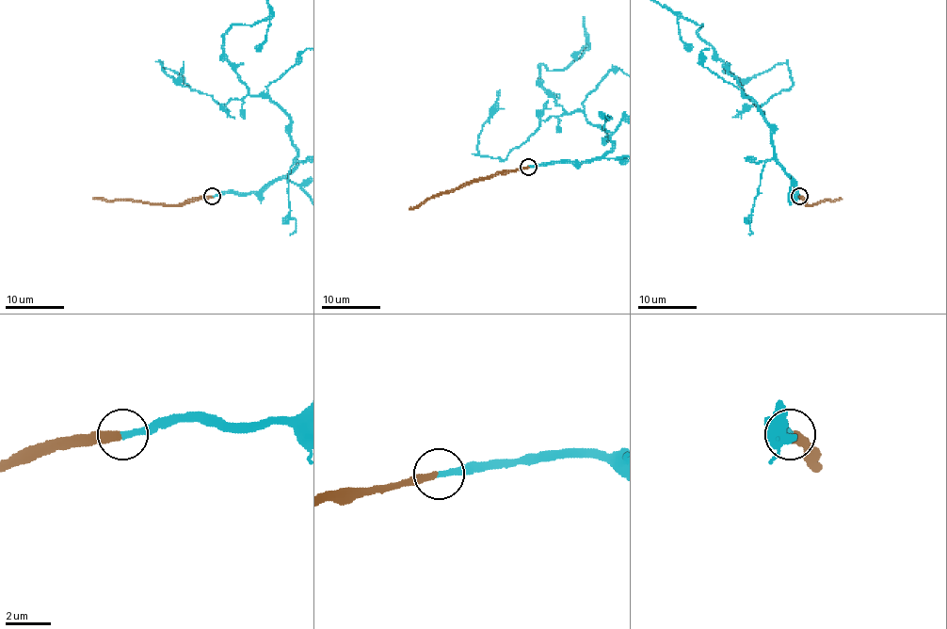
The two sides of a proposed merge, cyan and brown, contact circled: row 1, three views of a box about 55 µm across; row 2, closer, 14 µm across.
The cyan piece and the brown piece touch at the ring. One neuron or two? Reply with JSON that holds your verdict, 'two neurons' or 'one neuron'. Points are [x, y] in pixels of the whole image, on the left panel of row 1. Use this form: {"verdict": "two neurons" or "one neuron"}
{"verdict": "one neuron"}

